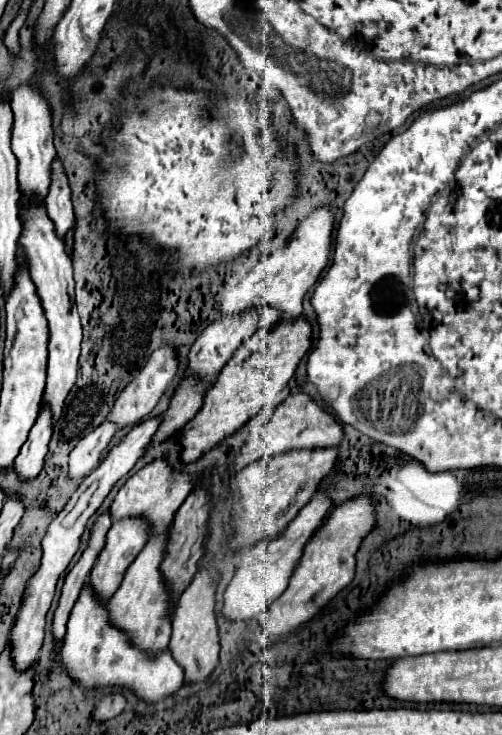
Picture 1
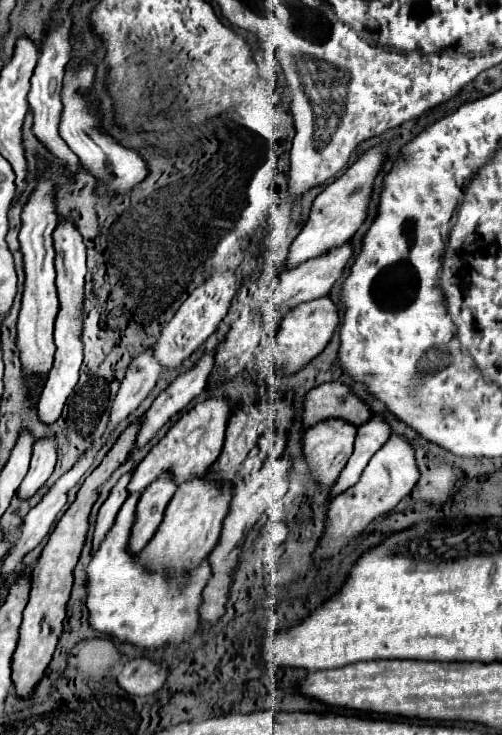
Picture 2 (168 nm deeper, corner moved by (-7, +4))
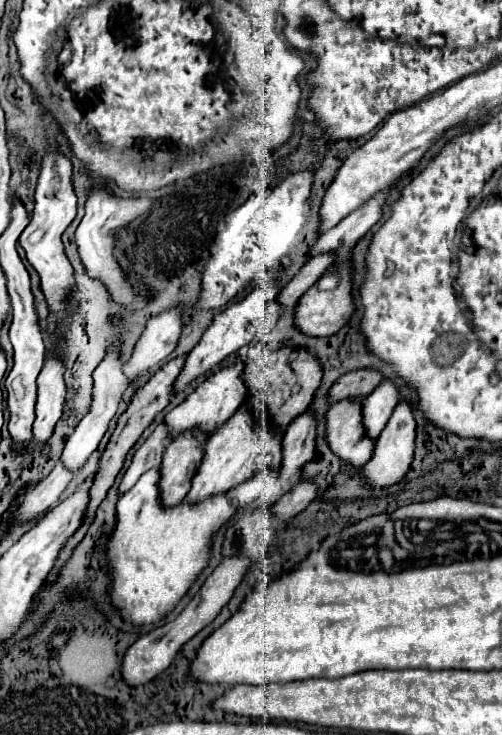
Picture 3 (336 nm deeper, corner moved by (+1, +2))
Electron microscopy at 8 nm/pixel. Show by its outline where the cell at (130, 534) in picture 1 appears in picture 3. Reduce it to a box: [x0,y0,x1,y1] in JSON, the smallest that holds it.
[159,431,203,507]

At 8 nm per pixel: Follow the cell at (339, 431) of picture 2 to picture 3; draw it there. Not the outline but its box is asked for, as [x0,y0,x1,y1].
[325,401,373,467]

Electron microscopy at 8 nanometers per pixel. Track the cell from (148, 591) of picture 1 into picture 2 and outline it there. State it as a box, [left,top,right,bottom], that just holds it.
[141,469,235,571]

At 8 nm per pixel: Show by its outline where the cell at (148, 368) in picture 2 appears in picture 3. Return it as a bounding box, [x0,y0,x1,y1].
[123,309,183,385]

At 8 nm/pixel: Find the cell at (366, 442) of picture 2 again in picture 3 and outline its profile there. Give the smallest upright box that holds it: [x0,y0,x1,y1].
[363,381,397,439]

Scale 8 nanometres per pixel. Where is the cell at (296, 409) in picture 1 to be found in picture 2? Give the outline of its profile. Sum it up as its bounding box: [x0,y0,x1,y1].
[303,381,371,427]

